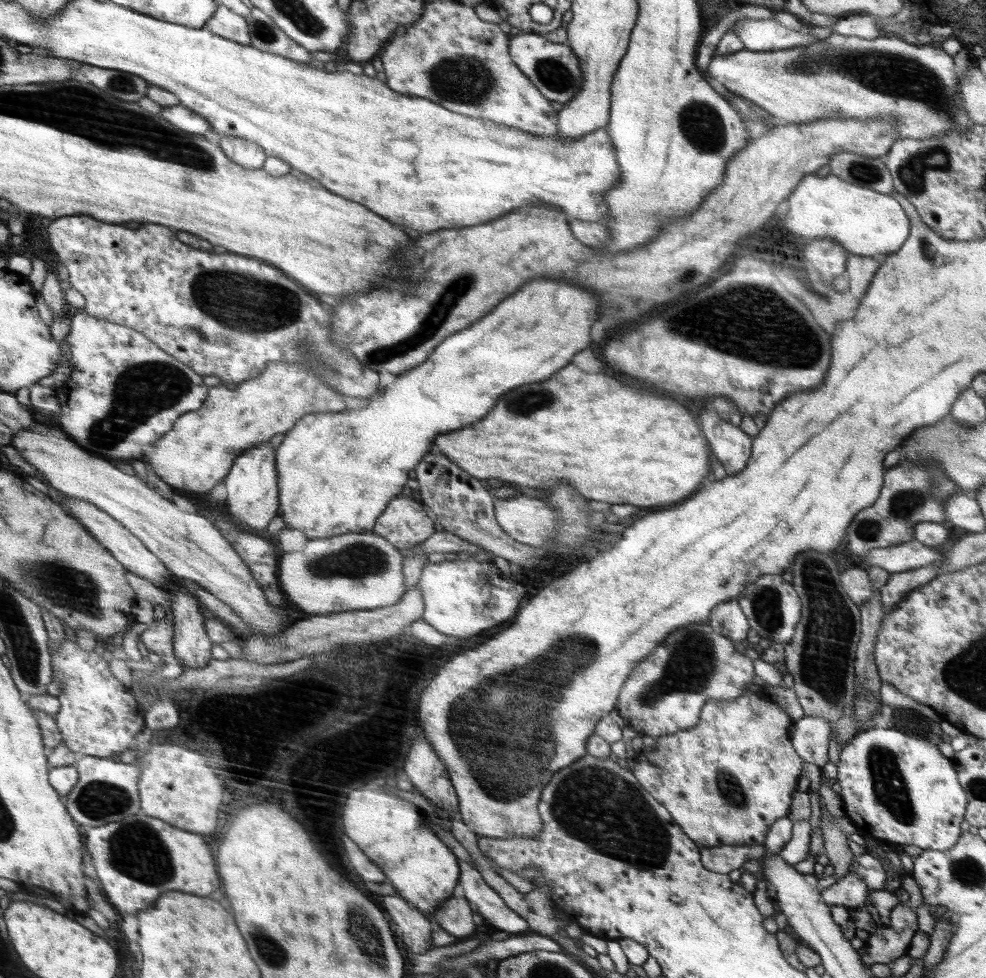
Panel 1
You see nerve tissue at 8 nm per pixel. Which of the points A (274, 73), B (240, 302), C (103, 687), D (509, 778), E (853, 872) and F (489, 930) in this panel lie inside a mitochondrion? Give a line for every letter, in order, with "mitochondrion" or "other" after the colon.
A: other
B: mitochondrion
C: other
D: mitochondrion
E: other
F: other

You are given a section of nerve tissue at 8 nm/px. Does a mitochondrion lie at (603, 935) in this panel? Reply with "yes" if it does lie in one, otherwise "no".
no

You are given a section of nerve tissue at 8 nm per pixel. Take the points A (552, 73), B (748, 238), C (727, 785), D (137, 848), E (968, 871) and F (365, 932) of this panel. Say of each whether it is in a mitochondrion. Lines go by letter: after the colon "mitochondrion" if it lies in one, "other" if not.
A: mitochondrion
B: other
C: mitochondrion
D: mitochondrion
E: mitochondrion
F: mitochondrion

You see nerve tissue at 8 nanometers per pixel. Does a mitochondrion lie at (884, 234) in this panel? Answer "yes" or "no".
no

